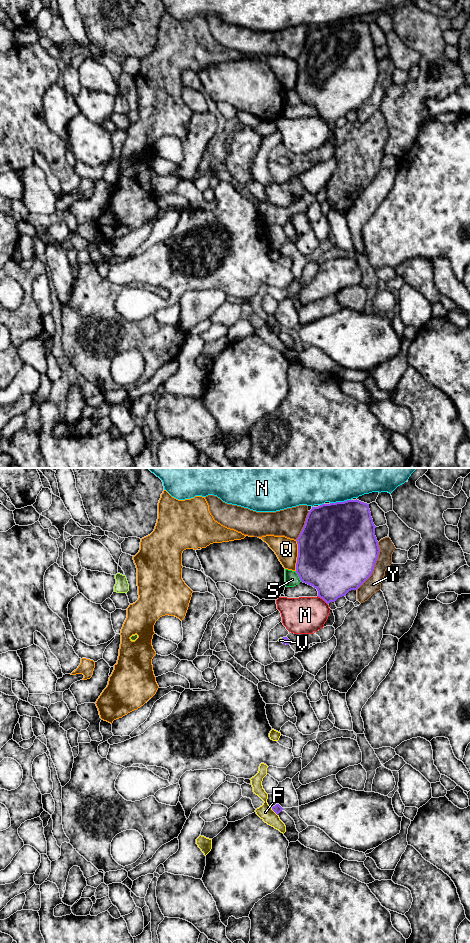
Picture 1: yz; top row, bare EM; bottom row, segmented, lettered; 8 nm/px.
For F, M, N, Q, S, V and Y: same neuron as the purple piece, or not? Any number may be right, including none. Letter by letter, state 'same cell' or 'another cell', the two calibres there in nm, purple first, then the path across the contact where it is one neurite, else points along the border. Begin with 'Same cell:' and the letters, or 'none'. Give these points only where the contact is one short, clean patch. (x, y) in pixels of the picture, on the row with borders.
Same cell: V
F: another cell | 70/120 nm | along yz (271, 808), (277, 815)
M: another cell | 420/300 nm
N: another cell | 500/500 nm
Q: another cell | 500/190 nm
S: another cell | 460/120 nm
V: same cell | 60/30 nm | across yz (285, 640), (282, 640), (280, 640)
Y: another cell | 500/130 nm

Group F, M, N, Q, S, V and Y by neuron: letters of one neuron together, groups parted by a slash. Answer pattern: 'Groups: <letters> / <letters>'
Groups: F / M / N / Q / S / V / Y

